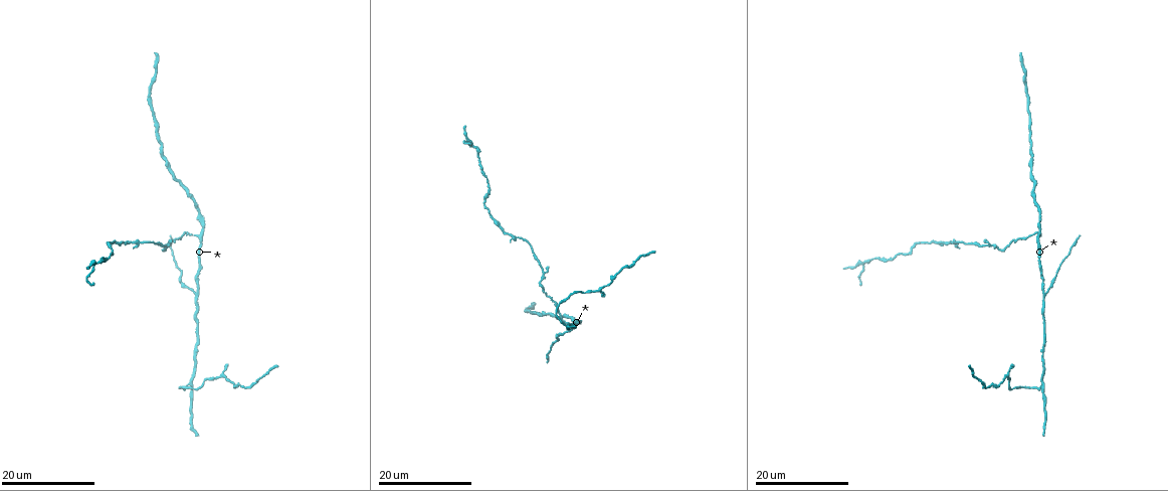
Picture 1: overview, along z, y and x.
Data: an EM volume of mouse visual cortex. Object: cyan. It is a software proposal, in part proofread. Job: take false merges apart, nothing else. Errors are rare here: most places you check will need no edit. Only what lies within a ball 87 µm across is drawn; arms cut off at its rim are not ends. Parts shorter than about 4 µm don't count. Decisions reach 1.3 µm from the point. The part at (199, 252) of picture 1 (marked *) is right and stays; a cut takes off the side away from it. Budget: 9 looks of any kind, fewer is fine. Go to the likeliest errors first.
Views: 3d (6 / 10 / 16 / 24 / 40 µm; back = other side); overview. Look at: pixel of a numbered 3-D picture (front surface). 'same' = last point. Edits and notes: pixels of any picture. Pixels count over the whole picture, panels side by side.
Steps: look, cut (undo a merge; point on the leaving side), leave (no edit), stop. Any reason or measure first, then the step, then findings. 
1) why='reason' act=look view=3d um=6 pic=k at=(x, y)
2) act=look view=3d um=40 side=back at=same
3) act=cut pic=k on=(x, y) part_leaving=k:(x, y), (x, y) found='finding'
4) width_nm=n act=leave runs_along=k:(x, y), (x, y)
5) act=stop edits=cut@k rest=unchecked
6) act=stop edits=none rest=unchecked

why='a fork' act=look view=3d um=24 pic=1 at=(195, 294)

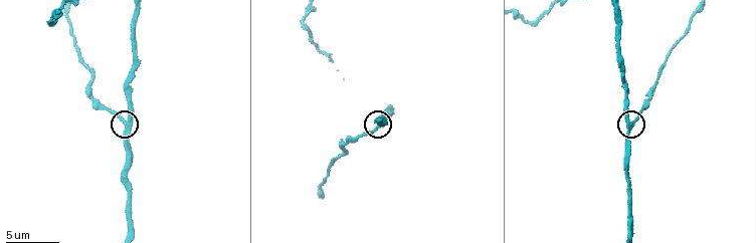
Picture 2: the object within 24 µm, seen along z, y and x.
why='zoom in' act=look view=3d um=10 pic=2 at=(125, 121)

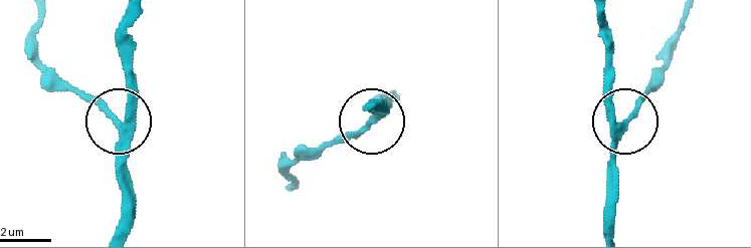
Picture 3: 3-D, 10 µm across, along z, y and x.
act=cut pic=3 on=(100, 110) part_leaving=3:(125, 128), (43, 63), (36, 11) found='a second neuron is stuck on'

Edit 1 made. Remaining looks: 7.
why='three-way junction' act=look view=3d um=24 pic=1 at=(863, 265)

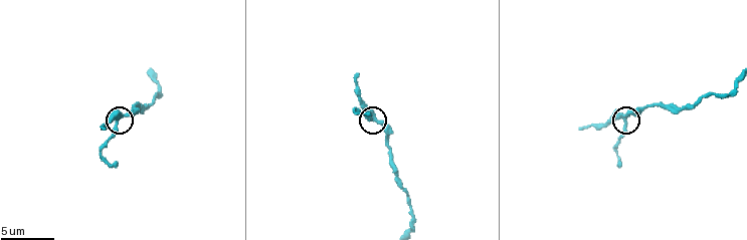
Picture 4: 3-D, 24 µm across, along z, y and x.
act=look view=3d um=10 pic=4 at=(625, 121)

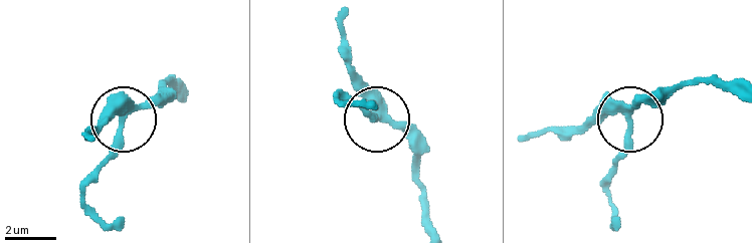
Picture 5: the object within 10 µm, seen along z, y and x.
act=look view=3d um=10 side=back pic=5 at=(123, 117)

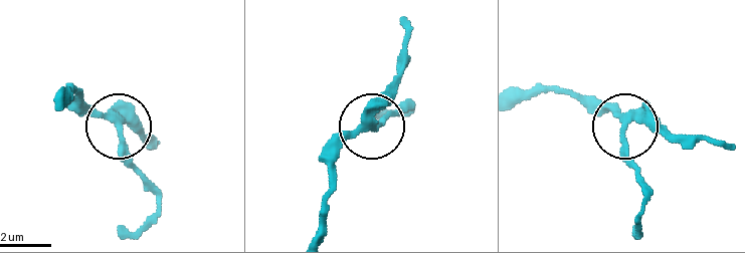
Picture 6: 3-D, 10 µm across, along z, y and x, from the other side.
arms=3 act=leave runs_along=6:(313, 236), (333, 159), (369, 127), (406, 57) found='all the same neuron'

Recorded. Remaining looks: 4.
act=look view=overview

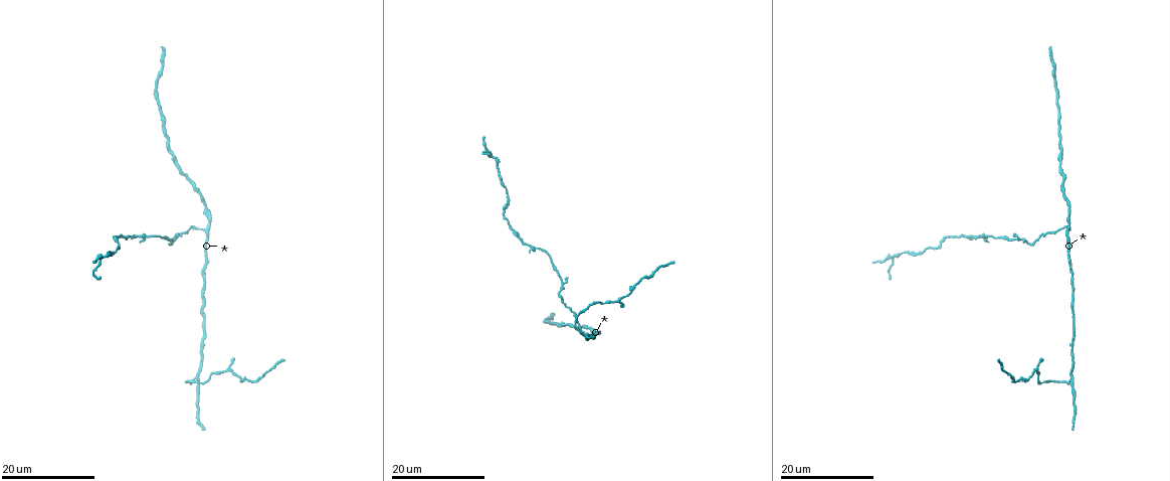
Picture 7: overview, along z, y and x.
why='a fork' act=look view=3d um=24 pic=7 at=(208, 230)

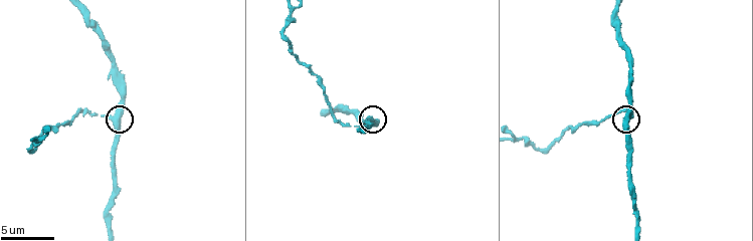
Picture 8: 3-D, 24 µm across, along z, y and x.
act=look view=3d um=6 pic=8 at=(627, 116)

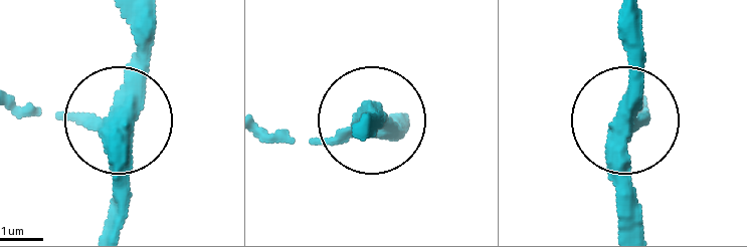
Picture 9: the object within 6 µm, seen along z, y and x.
width_nm=380 act=leave found='continuous, no second neuron'

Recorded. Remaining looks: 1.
act=stop edits=cut@3 rest=unchecked

